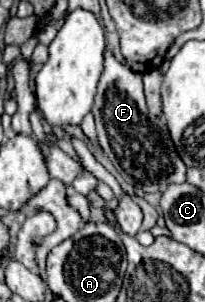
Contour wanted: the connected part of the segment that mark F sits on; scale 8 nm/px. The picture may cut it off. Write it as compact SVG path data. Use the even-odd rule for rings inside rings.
M111 51L105 53L105 71L99 79L95 105L93 105L97 139L103 147L109 161L121 173L127 185L137 191L165 191L171 183L185 181L185 163L175 151L175 145L169 137L167 125L159 117L149 117L141 75L131 71L127 65L121 65Z

